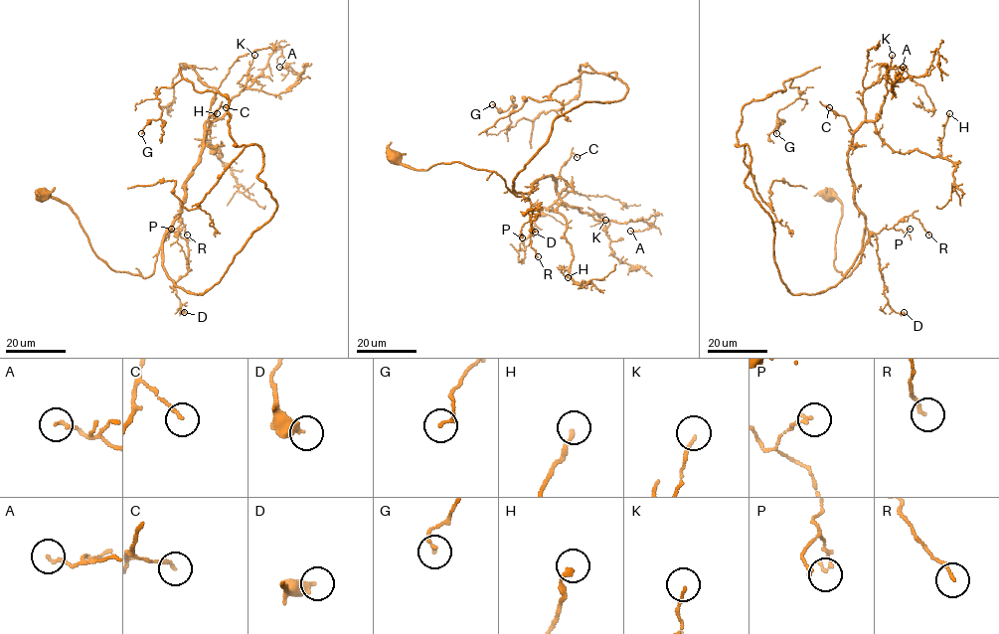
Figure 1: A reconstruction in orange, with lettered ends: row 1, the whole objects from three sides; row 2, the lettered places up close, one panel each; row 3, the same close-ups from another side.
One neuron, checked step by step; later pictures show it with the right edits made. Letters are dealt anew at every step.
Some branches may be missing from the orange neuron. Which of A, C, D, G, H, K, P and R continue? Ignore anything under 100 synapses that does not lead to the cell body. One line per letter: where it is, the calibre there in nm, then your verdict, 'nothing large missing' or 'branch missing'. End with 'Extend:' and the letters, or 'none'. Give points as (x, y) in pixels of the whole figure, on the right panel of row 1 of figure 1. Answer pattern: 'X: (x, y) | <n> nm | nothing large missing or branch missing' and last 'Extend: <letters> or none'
A: (903, 67) | 130 nm | nothing large missing
C: (829, 107) | 140 nm | nothing large missing
D: (904, 312) | 400 nm | nothing large missing
G: (776, 133) | 130 nm | nothing large missing
H: (949, 113) | 180 nm | nothing large missing
K: (892, 55) | 120 nm | nothing large missing
P: (910, 229) | 140 nm | nothing large missing
R: (928, 235) | 120 nm | nothing large missing
Extend: none

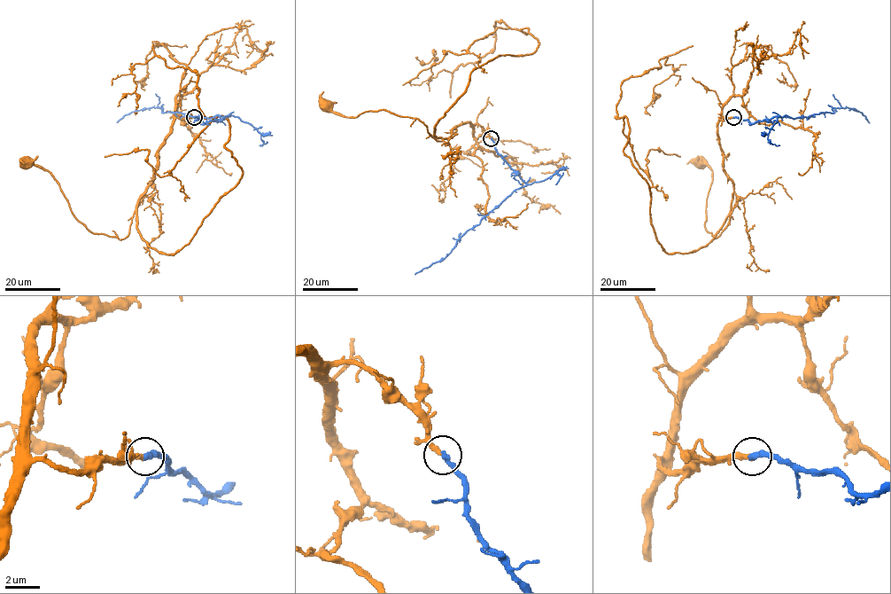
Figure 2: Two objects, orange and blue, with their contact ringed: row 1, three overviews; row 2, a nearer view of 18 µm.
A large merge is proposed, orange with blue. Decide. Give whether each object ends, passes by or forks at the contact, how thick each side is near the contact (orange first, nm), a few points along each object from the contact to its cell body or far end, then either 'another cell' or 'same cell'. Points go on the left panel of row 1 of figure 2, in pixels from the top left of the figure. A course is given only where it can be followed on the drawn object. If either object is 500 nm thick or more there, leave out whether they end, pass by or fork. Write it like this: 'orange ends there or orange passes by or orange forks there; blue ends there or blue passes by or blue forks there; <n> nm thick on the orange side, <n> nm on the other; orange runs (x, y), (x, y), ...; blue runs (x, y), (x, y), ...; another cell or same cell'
orange passes by; blue ends there; 220 nm thick on the orange side, 360 nm on the other; orange runs (193, 117), (176, 118), (158, 152), (154, 179), (141, 195), (122, 239), (89, 230), (50, 172), (27, 164); blue runs (194, 117), (205, 122), (229, 115), (197, 117), (163, 113), (151, 106), (132, 112), (117, 122); same cell

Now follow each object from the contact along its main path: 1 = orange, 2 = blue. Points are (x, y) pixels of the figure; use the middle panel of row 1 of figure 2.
1: (491, 138), (469, 122), (438, 138), (414, 118), (379, 110), (343, 116), (325, 106)
2: (491, 138), (496, 151), (526, 184), (515, 190), (478, 224), (469, 229), (444, 258), (414, 274)

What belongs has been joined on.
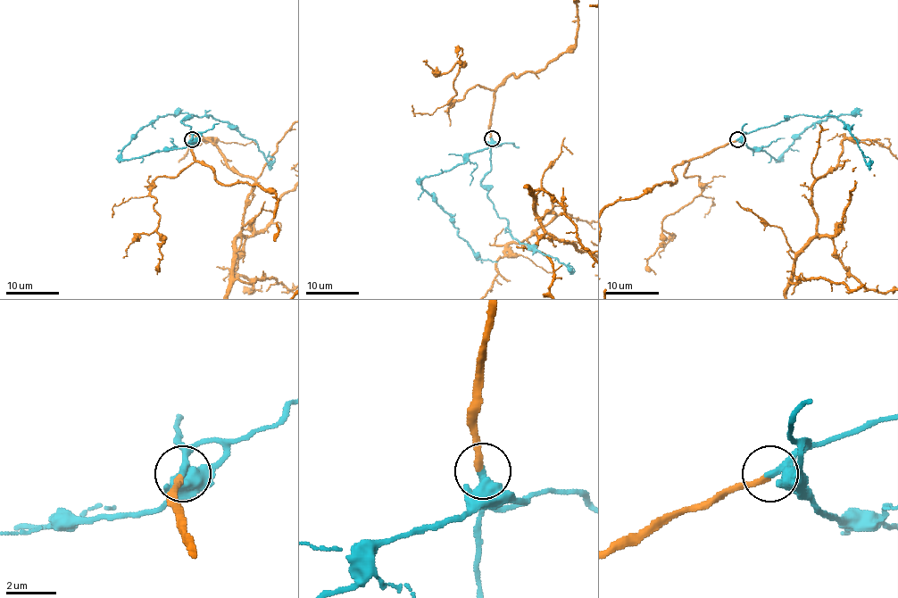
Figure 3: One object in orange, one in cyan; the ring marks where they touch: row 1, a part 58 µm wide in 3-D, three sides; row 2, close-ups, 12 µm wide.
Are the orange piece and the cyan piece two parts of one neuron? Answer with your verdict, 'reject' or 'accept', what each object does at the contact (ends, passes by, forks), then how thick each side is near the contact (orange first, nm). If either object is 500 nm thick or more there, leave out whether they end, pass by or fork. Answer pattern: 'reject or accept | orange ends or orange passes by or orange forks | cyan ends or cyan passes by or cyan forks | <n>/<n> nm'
accept | orange ends | cyan passes by | 240/360 nm

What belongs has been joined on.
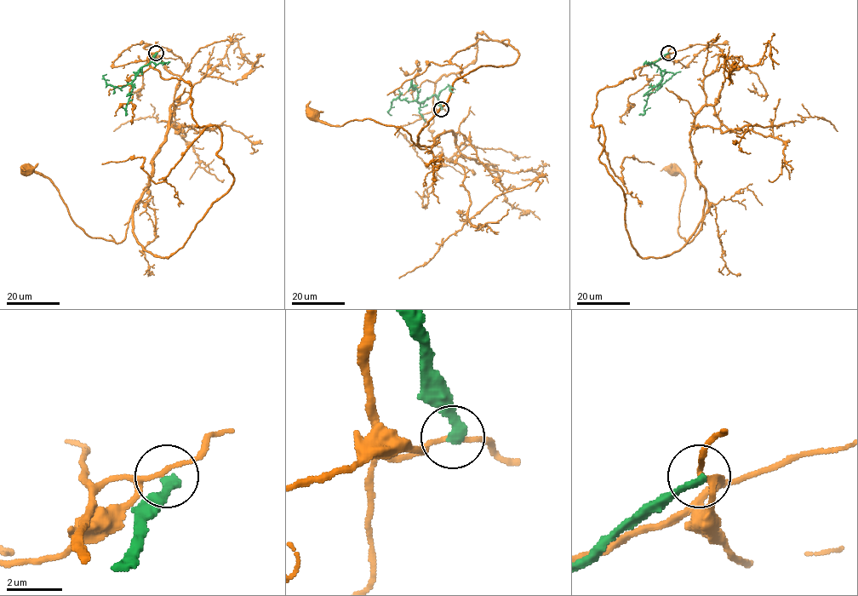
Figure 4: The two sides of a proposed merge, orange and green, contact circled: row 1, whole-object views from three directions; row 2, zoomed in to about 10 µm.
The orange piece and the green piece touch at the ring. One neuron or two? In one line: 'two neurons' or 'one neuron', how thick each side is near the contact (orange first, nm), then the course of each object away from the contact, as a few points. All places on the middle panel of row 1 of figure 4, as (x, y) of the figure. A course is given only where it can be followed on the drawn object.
two neurons | 120/360 nm | orange via (441, 108), (435, 83), (476, 59), (477, 33), (518, 52), (458, 77), (415, 145), (398, 127), (312, 115) | green via (441, 108), (434, 95), (420, 102), (397, 99), (391, 102), (388, 112), (391, 115)

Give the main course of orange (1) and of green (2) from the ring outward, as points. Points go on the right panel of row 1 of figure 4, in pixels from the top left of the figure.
1: (667, 53), (605, 87), (592, 115), (642, 258), (701, 228), (677, 232), (674, 171)
2: (667, 53), (654, 63), (660, 70), (661, 78), (658, 88), (674, 74)

